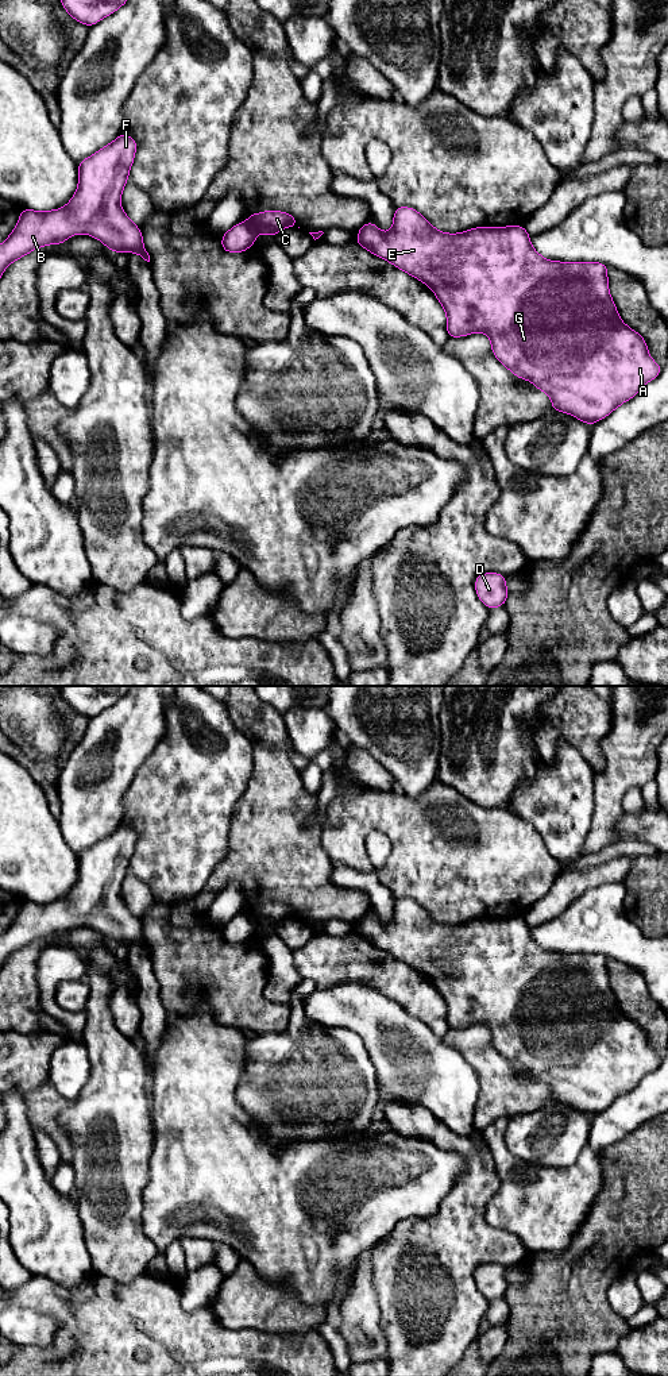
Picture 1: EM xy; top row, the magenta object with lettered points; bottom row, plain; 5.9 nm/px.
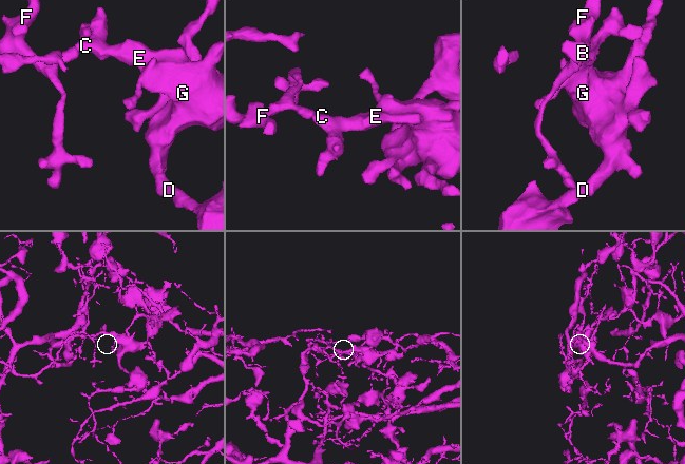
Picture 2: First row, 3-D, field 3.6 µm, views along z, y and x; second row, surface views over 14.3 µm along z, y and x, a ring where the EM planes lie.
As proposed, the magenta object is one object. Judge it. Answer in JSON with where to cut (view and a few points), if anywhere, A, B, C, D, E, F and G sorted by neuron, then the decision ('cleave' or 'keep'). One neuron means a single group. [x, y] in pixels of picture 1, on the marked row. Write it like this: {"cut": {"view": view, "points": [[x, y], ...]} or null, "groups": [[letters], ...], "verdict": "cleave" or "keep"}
{"cut": {"view": "xy", "points": [[247, 222], [257, 230]]}, "groups": [["A", "C", "D", "E", "G"], ["B", "F"]], "verdict": "cleave"}

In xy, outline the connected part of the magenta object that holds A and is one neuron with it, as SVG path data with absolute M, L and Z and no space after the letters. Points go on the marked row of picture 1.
M395 207L390 232L381 231L371 221L356 231L356 244L433 290L447 313L449 338L484 332L490 338L497 361L516 377L529 379L538 390L548 393L553 411L572 415L592 425L633 398L663 370L650 358L644 338L619 319L609 292L609 267L601 262L548 261L532 247L530 235L522 224L476 227L460 234L447 234L437 231L416 209Z

